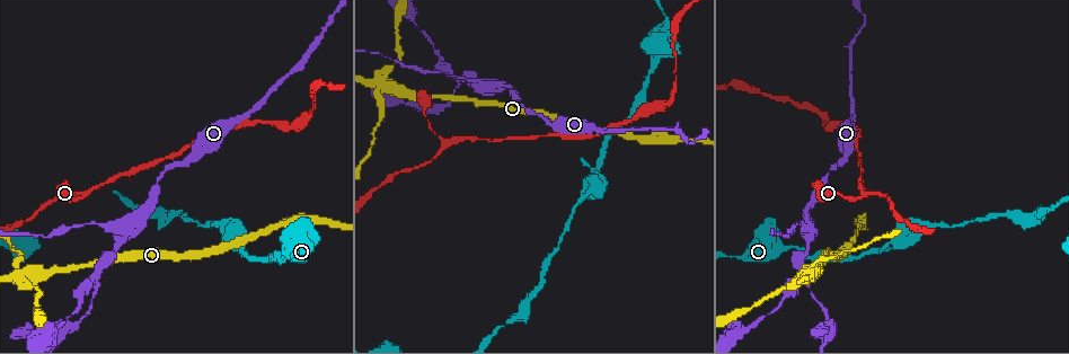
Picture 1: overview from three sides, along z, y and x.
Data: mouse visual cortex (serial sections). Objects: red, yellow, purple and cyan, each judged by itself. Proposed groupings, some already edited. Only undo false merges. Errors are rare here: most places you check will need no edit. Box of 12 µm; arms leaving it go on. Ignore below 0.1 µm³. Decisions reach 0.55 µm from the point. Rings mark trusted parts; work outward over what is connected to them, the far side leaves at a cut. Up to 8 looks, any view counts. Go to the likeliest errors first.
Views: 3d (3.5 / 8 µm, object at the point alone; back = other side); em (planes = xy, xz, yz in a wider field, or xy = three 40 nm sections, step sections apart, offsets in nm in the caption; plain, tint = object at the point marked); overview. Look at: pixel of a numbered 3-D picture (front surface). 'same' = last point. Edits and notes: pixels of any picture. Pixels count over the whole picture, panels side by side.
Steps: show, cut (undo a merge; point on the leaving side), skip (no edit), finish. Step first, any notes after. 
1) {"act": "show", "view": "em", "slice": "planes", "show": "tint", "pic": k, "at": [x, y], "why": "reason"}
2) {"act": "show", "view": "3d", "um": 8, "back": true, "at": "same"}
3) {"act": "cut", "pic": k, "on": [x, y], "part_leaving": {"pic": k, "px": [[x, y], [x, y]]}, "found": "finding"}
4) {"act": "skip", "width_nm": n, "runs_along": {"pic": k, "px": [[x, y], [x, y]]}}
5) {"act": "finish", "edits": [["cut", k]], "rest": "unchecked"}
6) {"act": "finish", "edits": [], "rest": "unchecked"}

{"act": "show", "view": "3d", "um": 3.5, "back": true, "pic": 1, "at": [97, 275], "why": "three-way junction"}

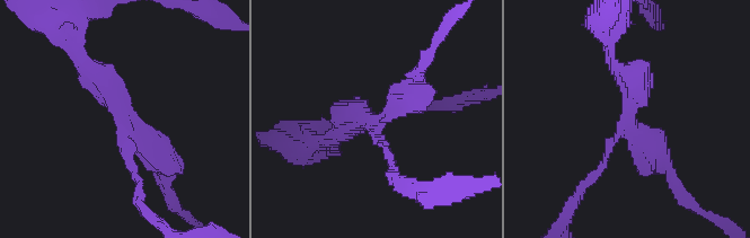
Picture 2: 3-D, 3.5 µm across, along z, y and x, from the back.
{"act": "show", "view": "em", "slice": "xy", "step": 1, "show": "tint", "pic": 2, "at": [375, 121]}

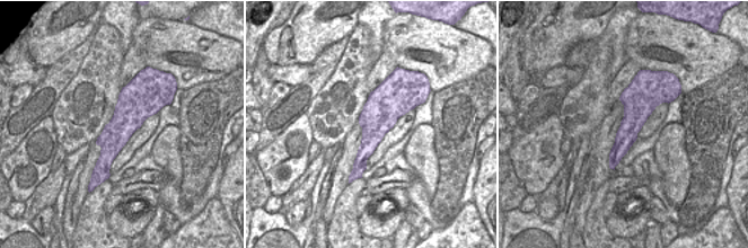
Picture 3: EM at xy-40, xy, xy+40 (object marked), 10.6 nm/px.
{"act": "skip", "arm_widths_nm": [150, 300, 400], "runs_along": {"pic": 3, "px": [[137, 81], [137, 102], [100, 171]]}, "found": "one cell here"}

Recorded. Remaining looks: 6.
{"act": "show", "view": "3d", "um": 3.5, "back": true, "pic": 1, "at": [446, 144], "why": "a narrow waist"}

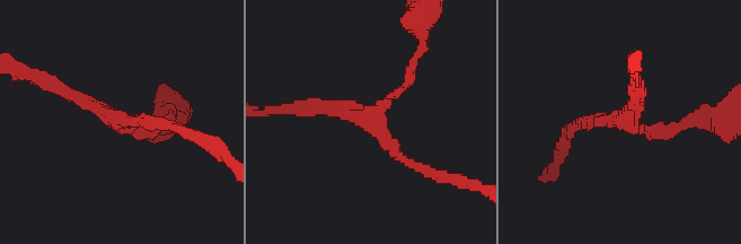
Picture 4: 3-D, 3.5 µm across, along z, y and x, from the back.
{"act": "show", "view": "em", "slice": "planes", "show": "tint", "pic": 4, "at": [114, 120], "arms": 3, "arm_widths_nm": [150, 150, 200], "why": "now the EM"}

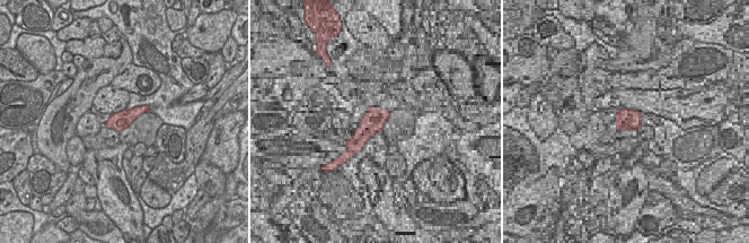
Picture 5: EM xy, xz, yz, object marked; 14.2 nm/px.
{"act": "skip", "width_nm": 260, "runs_along": {"pic": 4, "px": [[413, 61], [409, 84], [368, 115], [302, 107]]}, "found": "all the same cell"}

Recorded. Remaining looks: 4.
{"act": "show", "view": "3d", "um": 3.5, "pic": 1, "at": [807, 272], "why": "four-way junction"}

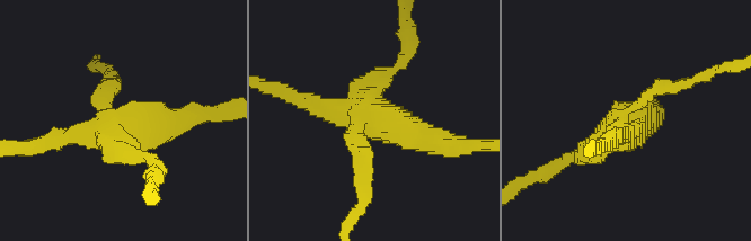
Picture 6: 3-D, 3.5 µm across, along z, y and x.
{"act": "show", "view": "em", "slice": "xy", "step": 3, "show": "tint", "pic": 6, "at": [627, 123], "arms": 4, "arm_widths_nm": [200, 300, 300, 350], "why": "need the tissue"}

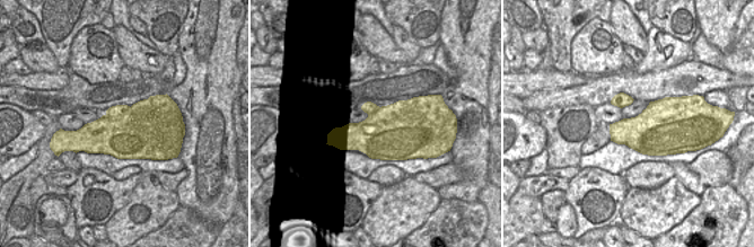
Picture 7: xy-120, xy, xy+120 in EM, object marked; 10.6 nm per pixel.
{"act": "cut", "pic": 6, "on": [655, 88], "found": "a second cell is stuck on"}

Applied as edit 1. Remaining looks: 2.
{"act": "finish", "edits": [["cut", 6]], "rest": "unchecked"}

